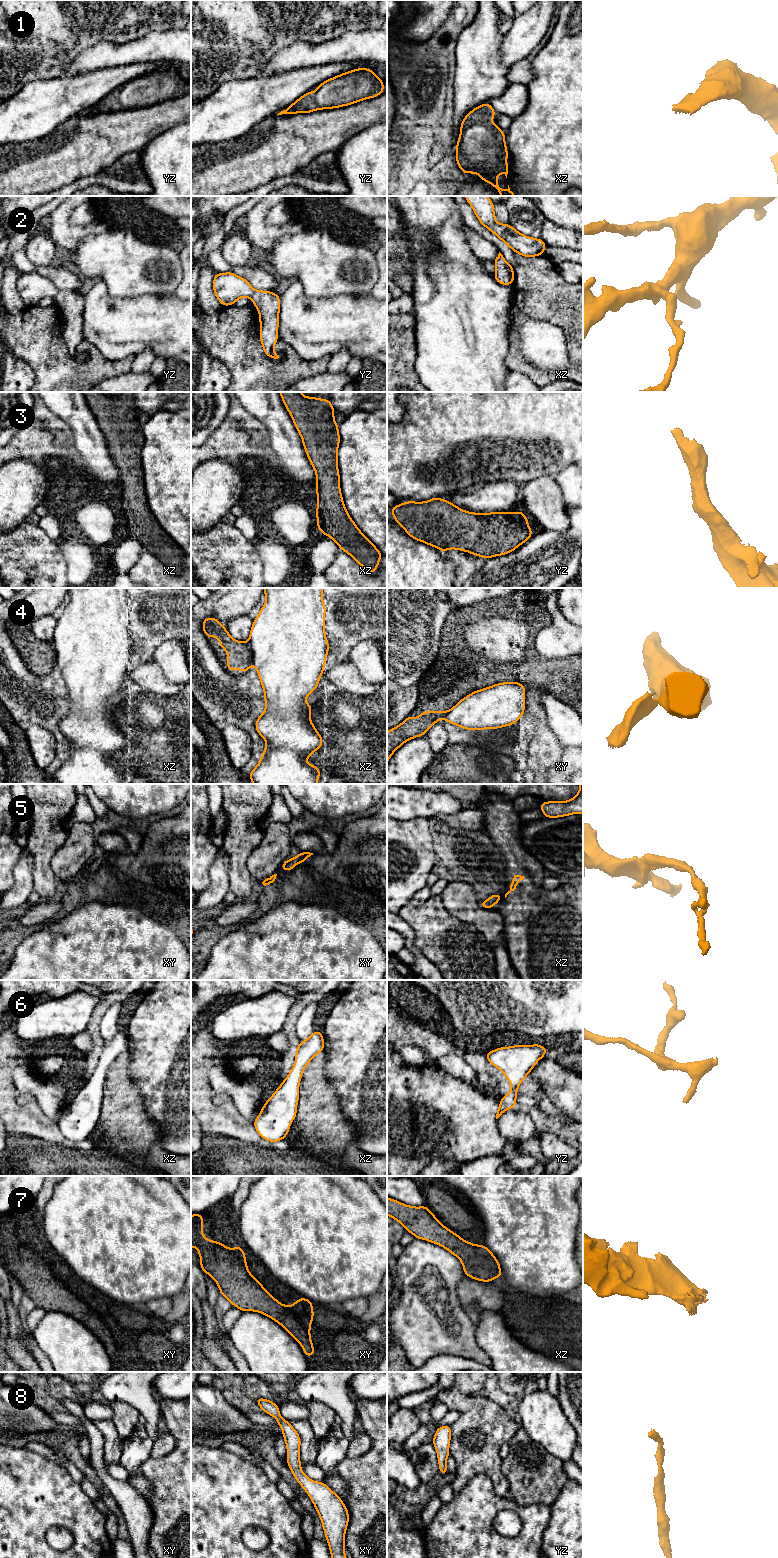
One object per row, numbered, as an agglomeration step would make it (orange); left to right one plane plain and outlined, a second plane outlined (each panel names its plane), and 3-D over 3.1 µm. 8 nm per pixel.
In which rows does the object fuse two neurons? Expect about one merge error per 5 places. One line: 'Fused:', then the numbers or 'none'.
Fused: 4

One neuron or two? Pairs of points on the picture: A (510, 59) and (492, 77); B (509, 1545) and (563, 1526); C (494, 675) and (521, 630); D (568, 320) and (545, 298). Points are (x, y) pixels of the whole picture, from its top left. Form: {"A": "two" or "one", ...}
{"A": "two", "B": "two", "C": "two", "D": "one"}

